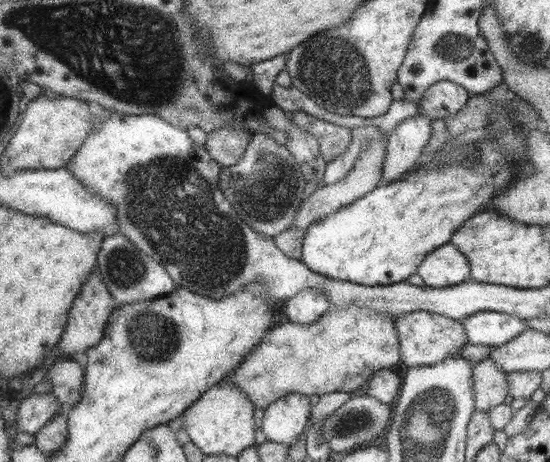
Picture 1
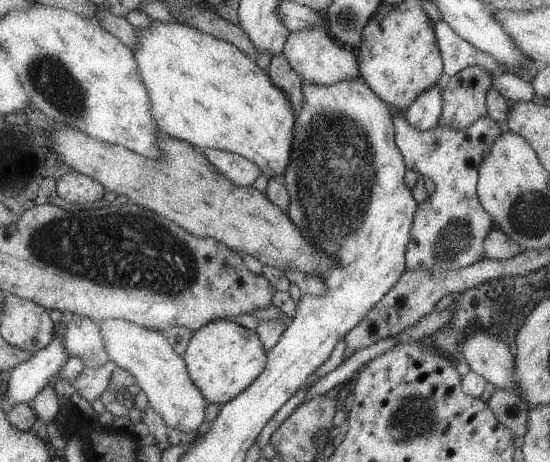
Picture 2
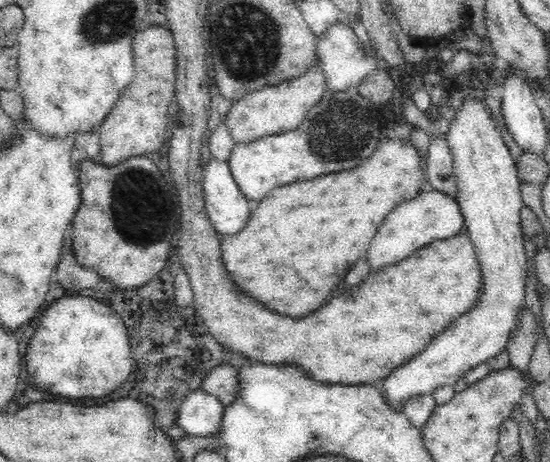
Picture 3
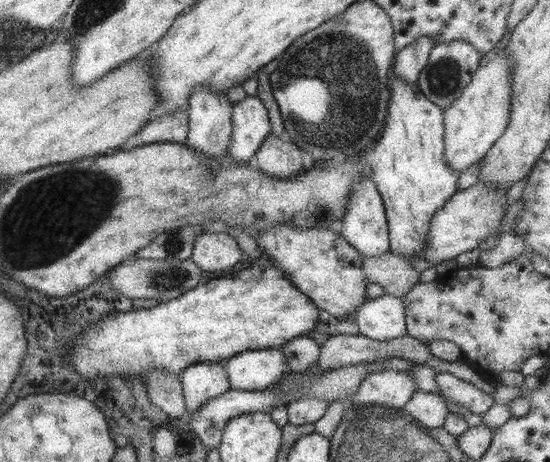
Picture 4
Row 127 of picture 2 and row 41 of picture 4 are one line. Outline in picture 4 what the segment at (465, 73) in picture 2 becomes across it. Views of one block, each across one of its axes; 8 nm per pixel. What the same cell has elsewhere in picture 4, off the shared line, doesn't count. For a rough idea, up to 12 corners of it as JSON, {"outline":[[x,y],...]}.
{"outline":[[465,41],[435,43],[417,88],[445,109],[482,53]]}

